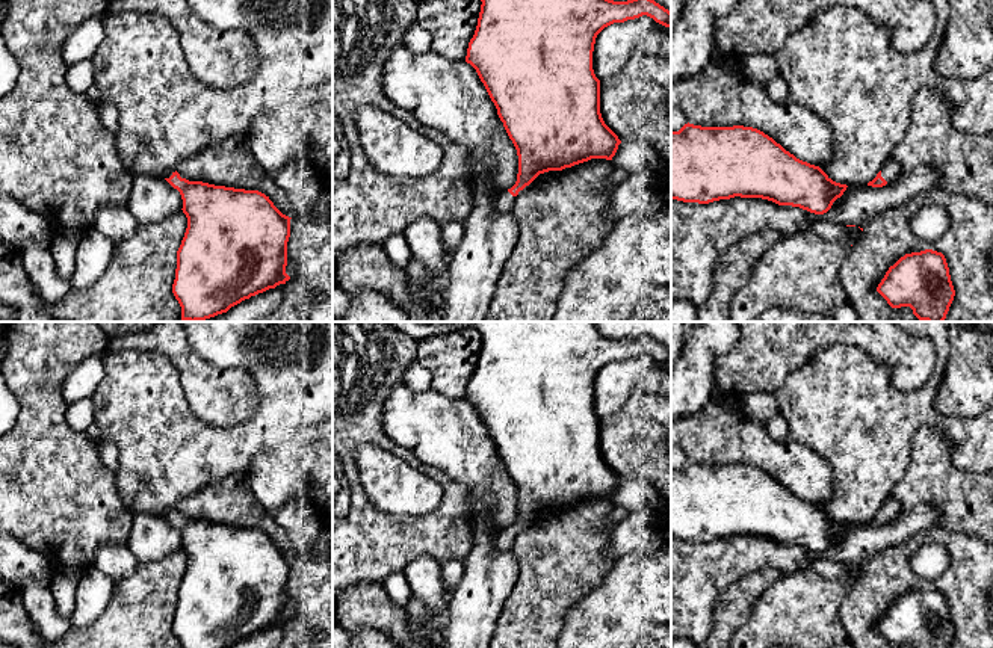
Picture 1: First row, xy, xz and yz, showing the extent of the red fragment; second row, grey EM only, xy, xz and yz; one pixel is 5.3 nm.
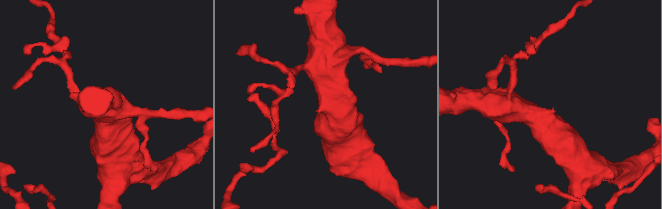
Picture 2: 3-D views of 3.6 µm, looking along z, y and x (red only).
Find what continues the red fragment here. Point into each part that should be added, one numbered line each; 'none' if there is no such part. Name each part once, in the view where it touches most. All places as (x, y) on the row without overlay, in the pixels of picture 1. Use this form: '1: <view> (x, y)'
1: yz (890, 509)

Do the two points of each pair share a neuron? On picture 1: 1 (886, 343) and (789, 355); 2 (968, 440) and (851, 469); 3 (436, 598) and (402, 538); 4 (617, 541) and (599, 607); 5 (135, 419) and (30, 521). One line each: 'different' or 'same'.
1: same
2: same
3: different
4: different
5: different

